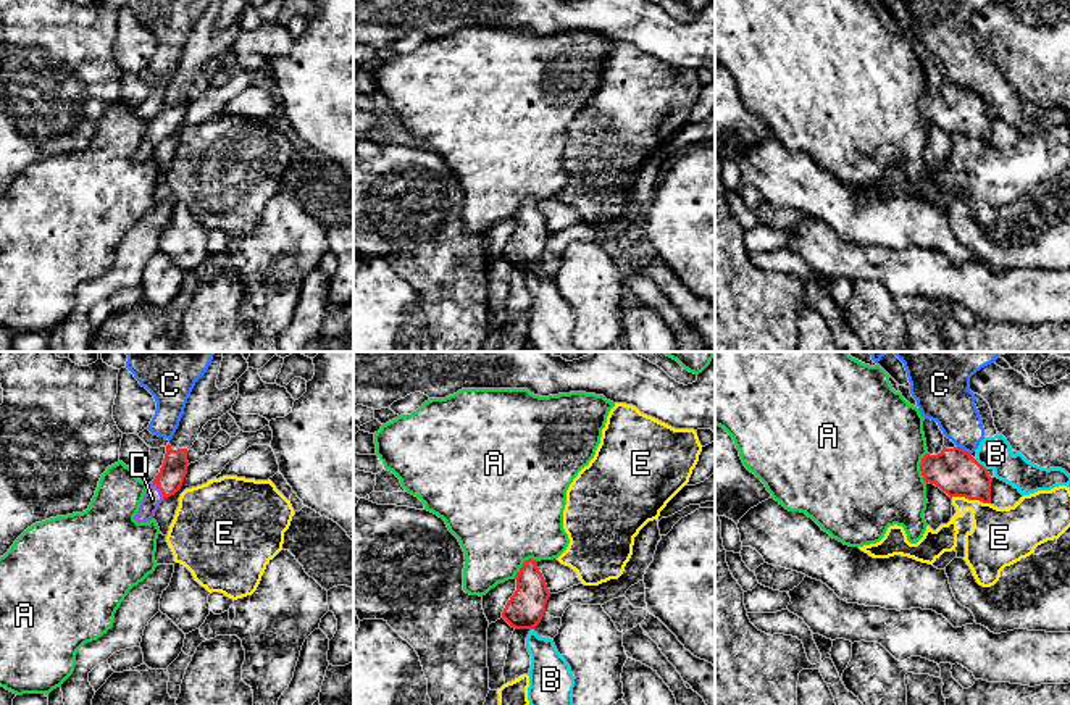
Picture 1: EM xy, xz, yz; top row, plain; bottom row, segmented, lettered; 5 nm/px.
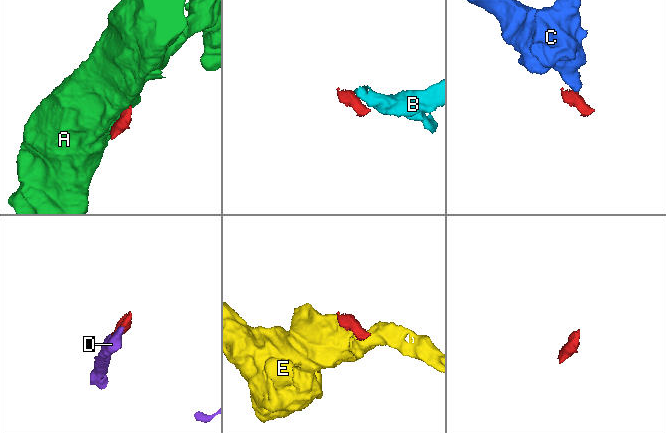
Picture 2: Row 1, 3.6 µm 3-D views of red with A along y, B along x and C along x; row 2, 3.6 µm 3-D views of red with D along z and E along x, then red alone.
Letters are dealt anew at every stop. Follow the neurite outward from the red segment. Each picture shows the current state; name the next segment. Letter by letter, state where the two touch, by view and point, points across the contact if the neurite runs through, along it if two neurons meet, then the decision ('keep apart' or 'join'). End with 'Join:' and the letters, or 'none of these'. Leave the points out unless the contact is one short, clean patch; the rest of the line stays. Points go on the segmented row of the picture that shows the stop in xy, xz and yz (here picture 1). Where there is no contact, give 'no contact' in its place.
A: contact yz (920, 468); border yz (927, 452), (920, 463), (920, 475), (925, 483); keep apart
B: contact yz (978, 463); border yz (975, 460), (985, 468); keep apart
C: contact yz (962, 449); border yz (957, 446), (970, 454); keep apart
D: contact xy (158, 488); join
E: contact yz (970, 499); keep apart
Join: D

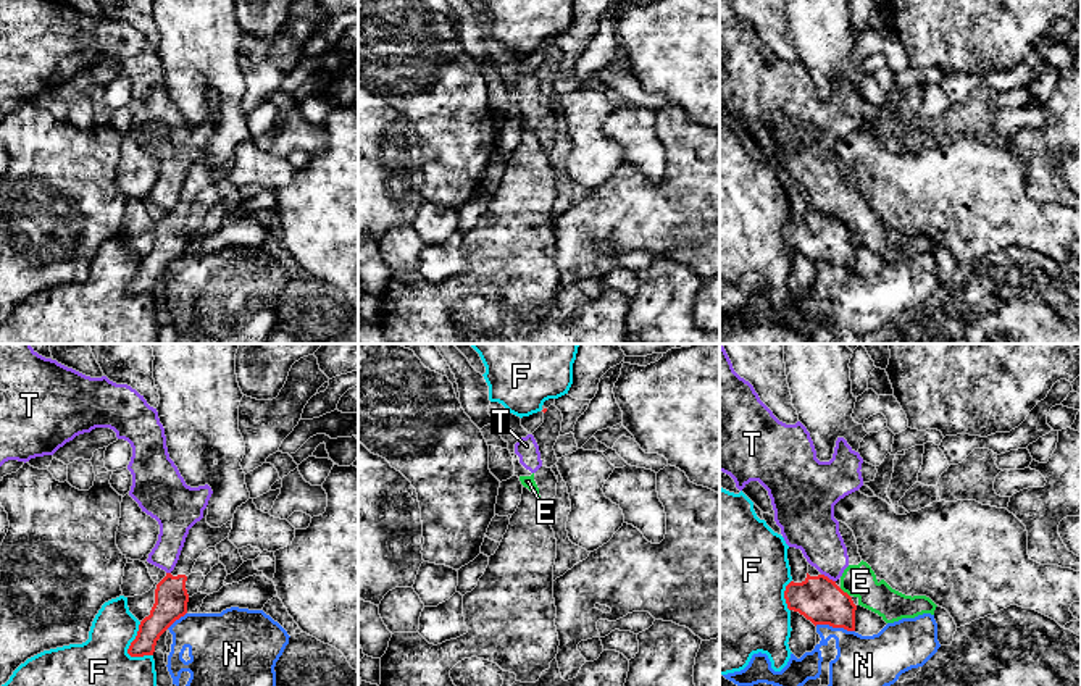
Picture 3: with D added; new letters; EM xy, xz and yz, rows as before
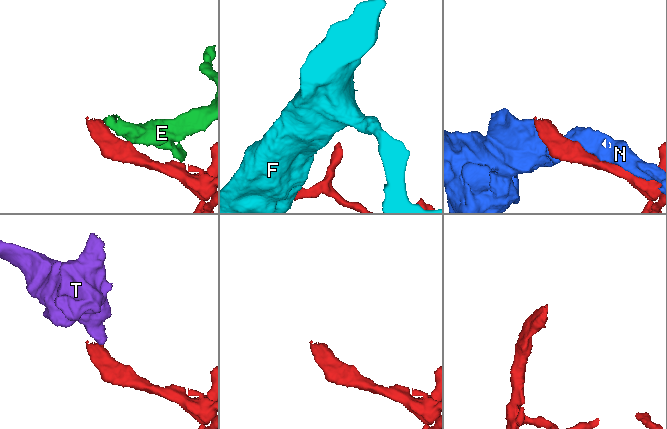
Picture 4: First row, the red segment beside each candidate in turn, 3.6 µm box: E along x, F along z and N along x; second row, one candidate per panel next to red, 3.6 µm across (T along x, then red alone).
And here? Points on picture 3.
E: contact yz (843, 591); border yz (839, 588), (849, 596); keep apart
F: contact xy (134, 639); keep apart
N: contact yz (834, 627); keep apart
T: contact yz (826, 577); border yz (822, 573), (834, 581); keep apart
Join: none of these

